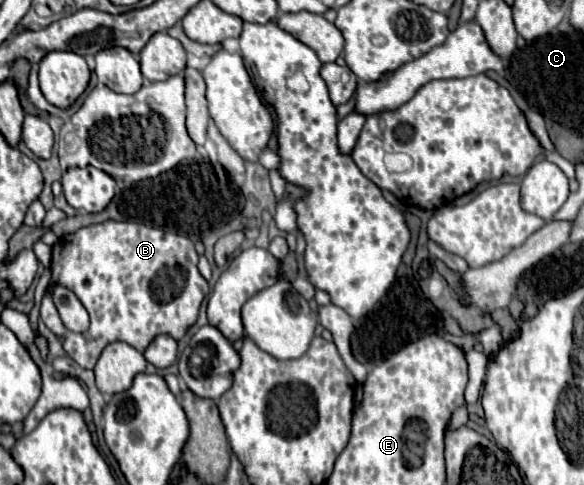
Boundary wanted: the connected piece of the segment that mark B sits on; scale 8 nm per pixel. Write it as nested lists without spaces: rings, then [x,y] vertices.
[[[106,221],[103,225],[83,227],[77,233],[63,235],[53,245],[51,281],[77,295],[77,299],[91,315],[91,327],[85,335],[67,331],[53,305],[53,299],[47,295],[40,304],[40,318],[57,337],[63,337],[63,349],[67,351],[67,355],[85,369],[93,369],[101,351],[115,341],[125,341],[137,351],[145,351],[151,339],[161,333],[171,335],[179,341],[187,333],[187,329],[197,321],[199,307],[205,295],[209,293],[209,285],[197,269],[197,259],[199,257],[191,239],[181,237],[177,233],[167,233],[163,229],[147,227],[143,223]]]

